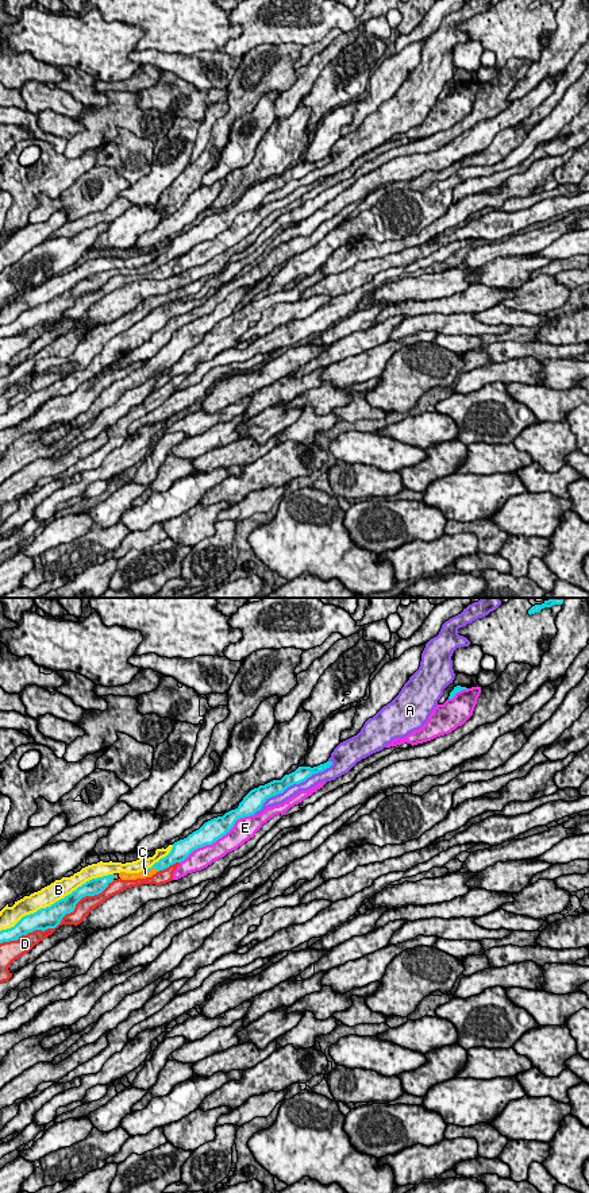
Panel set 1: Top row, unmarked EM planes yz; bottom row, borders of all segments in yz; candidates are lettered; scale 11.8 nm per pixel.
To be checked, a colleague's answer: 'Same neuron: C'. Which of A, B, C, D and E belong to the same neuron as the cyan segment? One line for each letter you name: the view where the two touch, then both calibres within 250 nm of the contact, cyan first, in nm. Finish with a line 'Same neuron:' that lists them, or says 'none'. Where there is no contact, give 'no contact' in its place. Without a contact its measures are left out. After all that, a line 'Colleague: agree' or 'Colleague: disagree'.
C: contact in yz; calibres 140 and 100 nm
Same neuron: C
Colleague: agree

